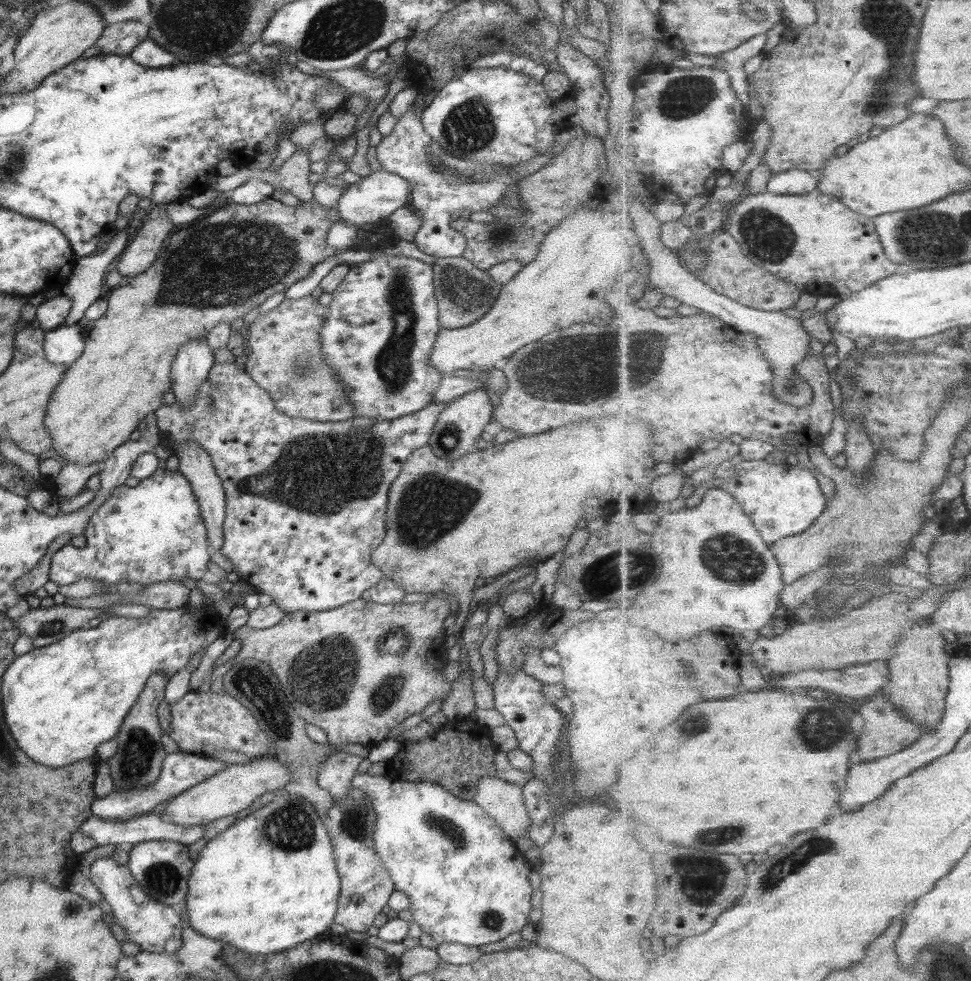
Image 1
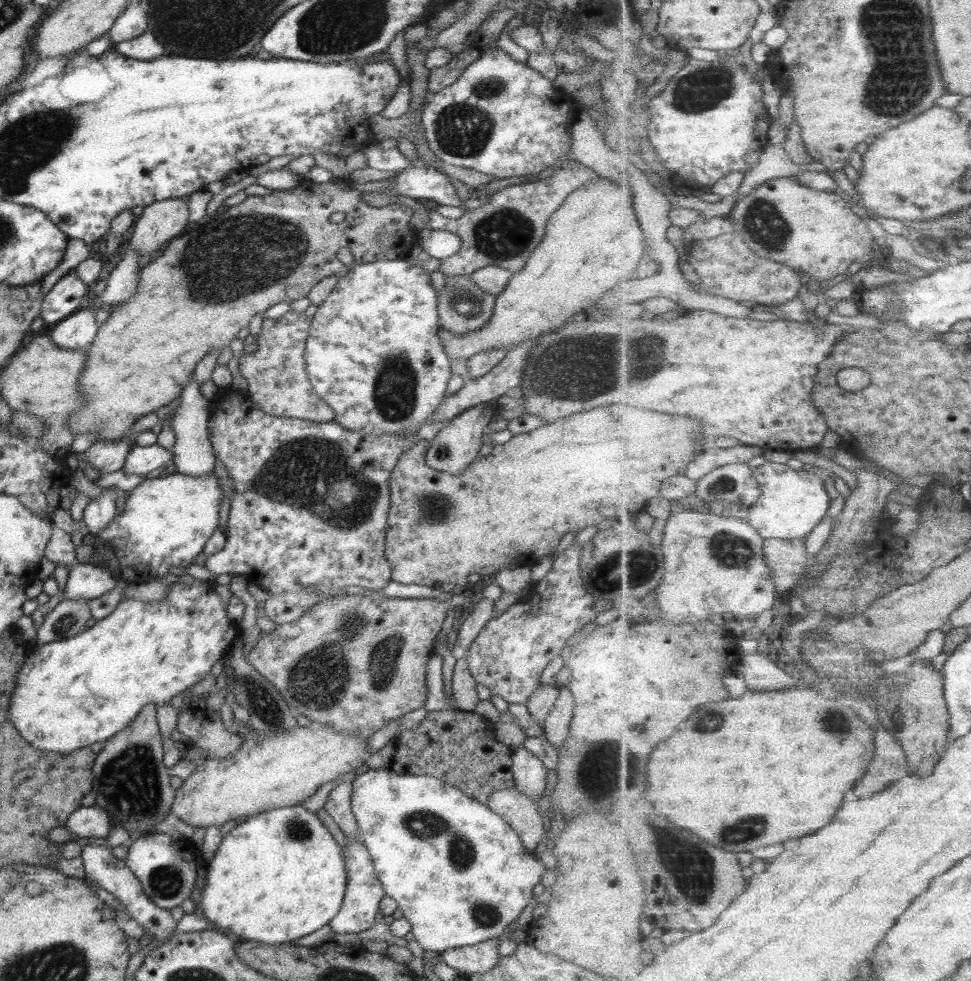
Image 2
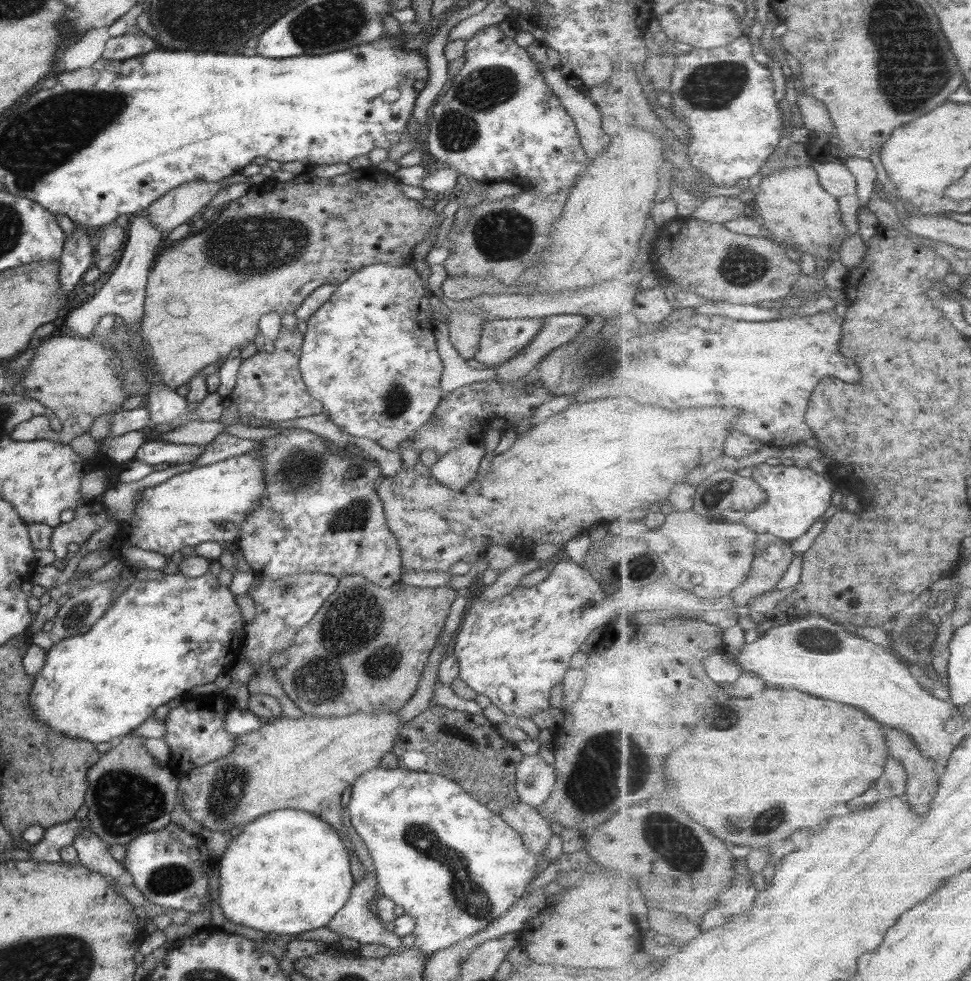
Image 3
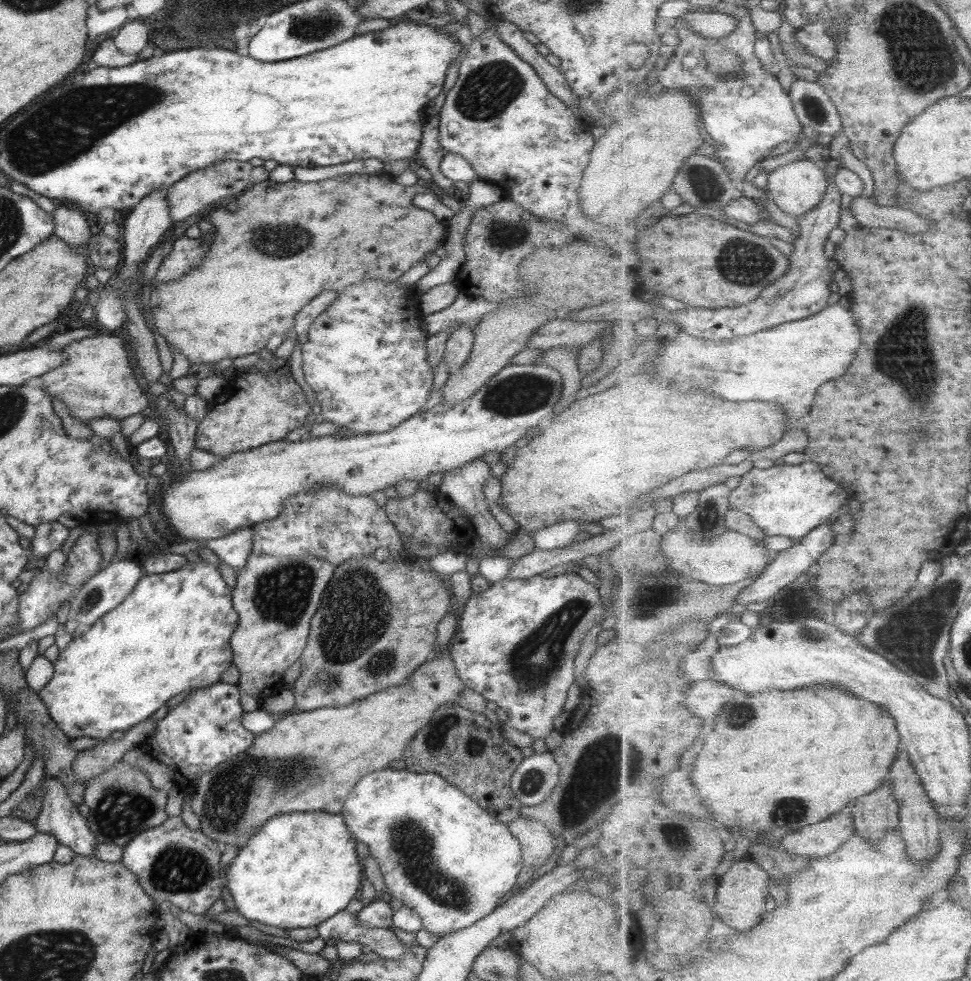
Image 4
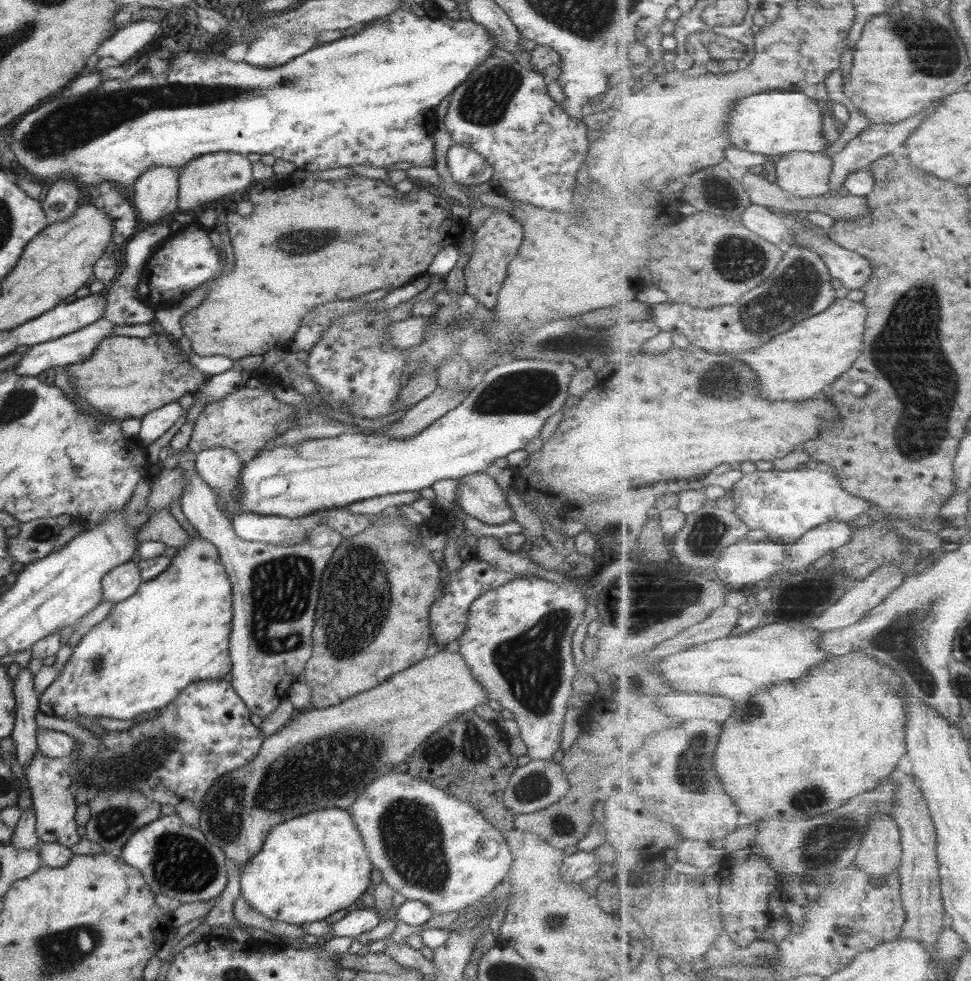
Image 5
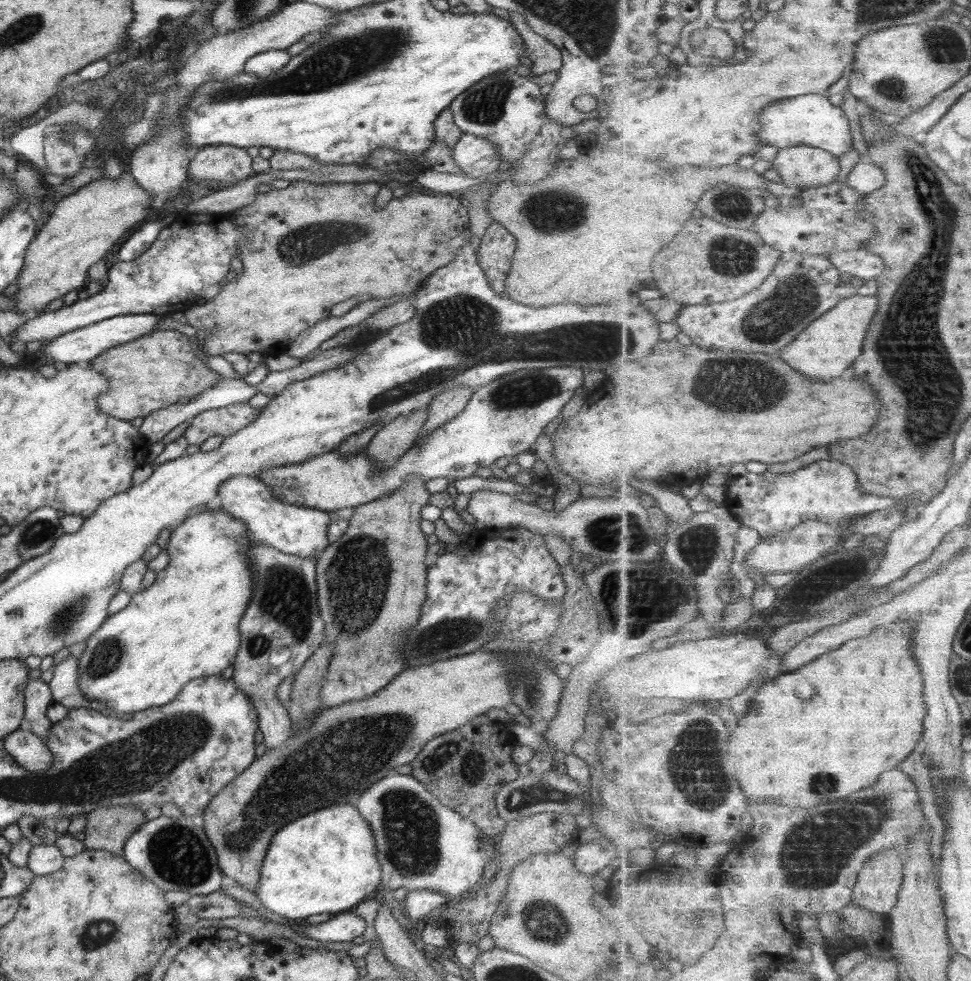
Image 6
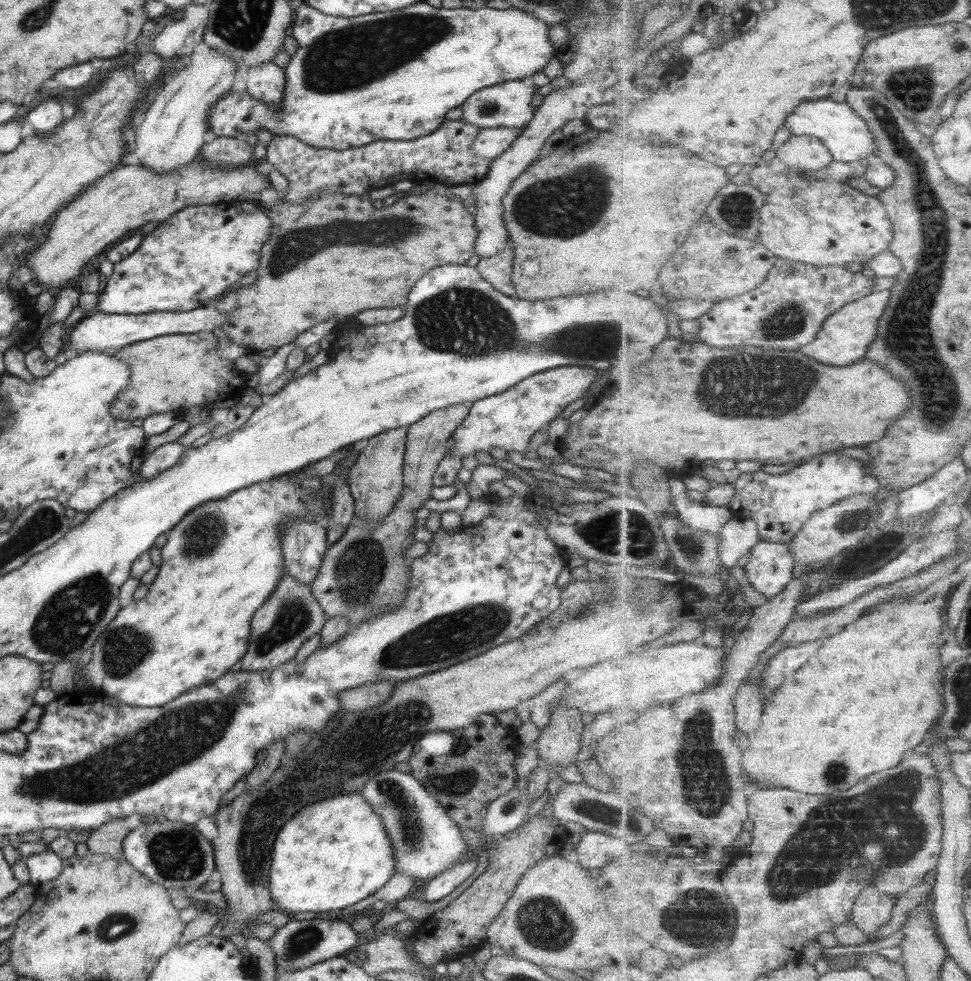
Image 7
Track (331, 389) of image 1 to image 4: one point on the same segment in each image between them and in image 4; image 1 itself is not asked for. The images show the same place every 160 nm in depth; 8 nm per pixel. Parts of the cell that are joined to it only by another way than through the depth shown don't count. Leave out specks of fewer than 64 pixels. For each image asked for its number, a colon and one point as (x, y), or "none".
2: (277, 384)
3: (269, 387)
4: (261, 404)

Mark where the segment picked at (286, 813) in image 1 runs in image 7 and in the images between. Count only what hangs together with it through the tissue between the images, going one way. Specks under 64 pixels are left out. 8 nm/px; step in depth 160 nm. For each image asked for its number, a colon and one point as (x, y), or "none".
2: (276, 877)
3: (287, 872)
4: (322, 873)
5: (311, 866)
6: (324, 862)
7: (331, 854)

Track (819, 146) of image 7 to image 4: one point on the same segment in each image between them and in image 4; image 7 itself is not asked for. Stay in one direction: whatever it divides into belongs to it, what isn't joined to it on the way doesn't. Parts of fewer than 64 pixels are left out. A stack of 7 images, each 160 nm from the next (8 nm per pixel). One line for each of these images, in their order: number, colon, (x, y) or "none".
4: (796, 188)
5: (806, 174)
6: (809, 167)

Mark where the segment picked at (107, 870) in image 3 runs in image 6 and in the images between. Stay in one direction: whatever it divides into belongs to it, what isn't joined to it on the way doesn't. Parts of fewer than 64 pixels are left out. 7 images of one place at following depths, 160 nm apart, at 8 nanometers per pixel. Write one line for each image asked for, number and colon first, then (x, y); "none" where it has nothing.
4: (57, 816)
5: (48, 782)
6: (27, 750)

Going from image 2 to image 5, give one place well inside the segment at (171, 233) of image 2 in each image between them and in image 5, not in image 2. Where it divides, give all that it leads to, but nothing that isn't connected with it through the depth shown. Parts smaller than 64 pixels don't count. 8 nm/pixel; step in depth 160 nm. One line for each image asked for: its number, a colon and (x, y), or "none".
3: (180, 205)
4: (212, 184)
5: (206, 178)

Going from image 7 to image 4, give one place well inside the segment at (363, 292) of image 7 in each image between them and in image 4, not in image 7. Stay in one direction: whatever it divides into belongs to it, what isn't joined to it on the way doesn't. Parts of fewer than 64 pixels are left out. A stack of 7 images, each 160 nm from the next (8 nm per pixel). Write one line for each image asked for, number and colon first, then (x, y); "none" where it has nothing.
4: (285, 243)
5: (285, 251)
6: (296, 236)

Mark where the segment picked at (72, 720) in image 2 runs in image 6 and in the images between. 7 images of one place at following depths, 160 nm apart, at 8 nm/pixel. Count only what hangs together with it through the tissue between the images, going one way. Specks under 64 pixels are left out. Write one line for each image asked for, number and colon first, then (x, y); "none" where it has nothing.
3: (159, 638)
4: (170, 634)
5: (173, 630)
6: (185, 625)

